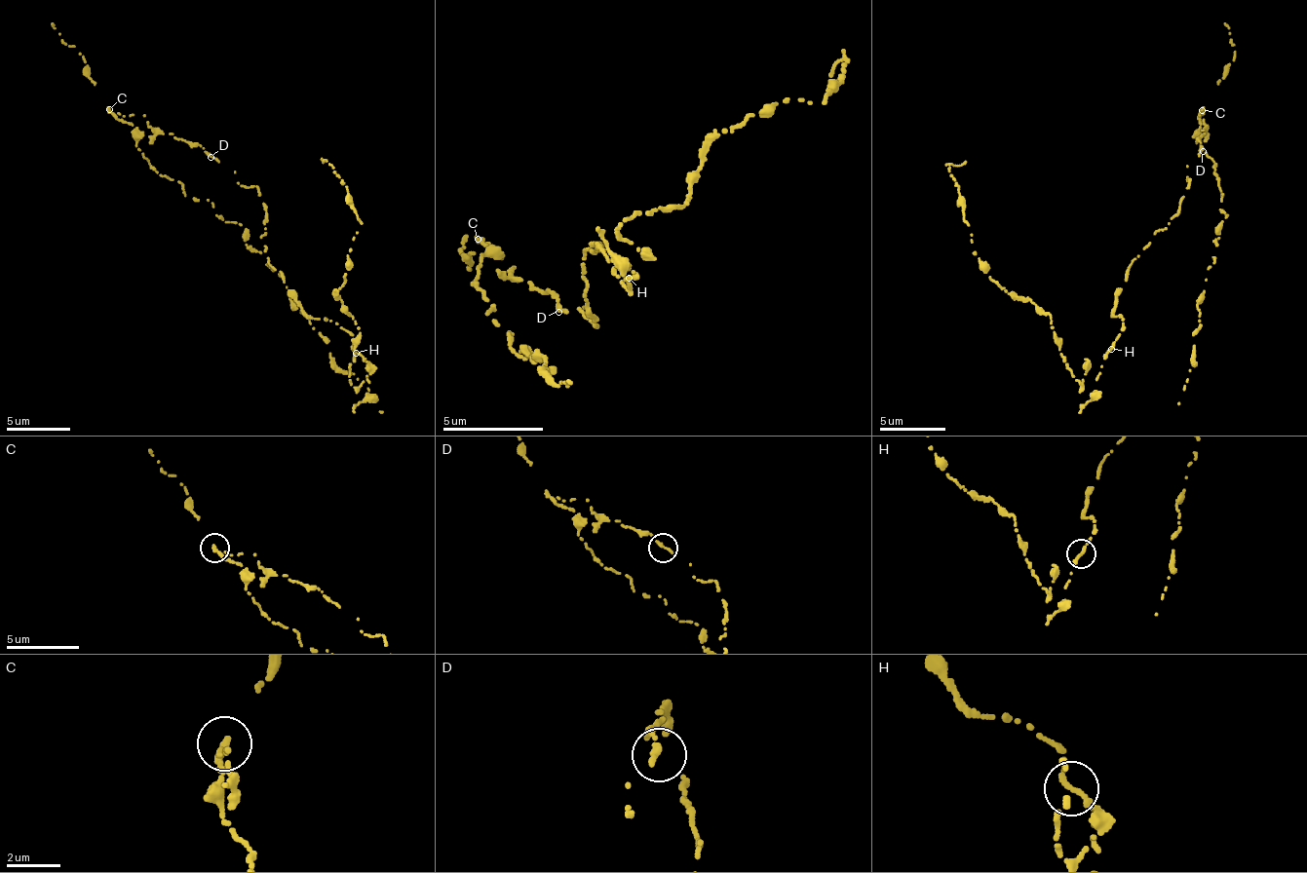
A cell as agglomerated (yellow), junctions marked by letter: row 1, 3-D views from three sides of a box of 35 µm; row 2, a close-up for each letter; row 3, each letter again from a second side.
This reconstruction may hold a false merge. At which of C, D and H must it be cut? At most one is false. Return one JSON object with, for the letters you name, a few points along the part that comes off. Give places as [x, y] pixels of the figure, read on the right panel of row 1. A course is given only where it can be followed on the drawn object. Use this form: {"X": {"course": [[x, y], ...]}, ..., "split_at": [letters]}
{"C": {"course": [[1202, 109], [1202, 146], [1223, 194], [1218, 210], [1227, 218], [1198, 307], [1193, 365], [1178, 403]]}, "split_at": ["C"]}

